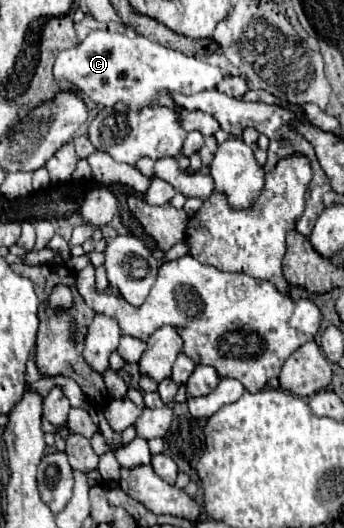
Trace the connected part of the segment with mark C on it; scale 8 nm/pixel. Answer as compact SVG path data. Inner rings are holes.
M98 30L82 40L76 48L58 54L54 76L56 80L68 80L72 90L92 98L100 106L126 102L132 110L140 110L142 106L156 104L160 92L196 94L208 88L216 88L218 82L222 82L222 78L228 74L224 74L218 66L160 46L158 42L152 42L144 36L126 36Z

